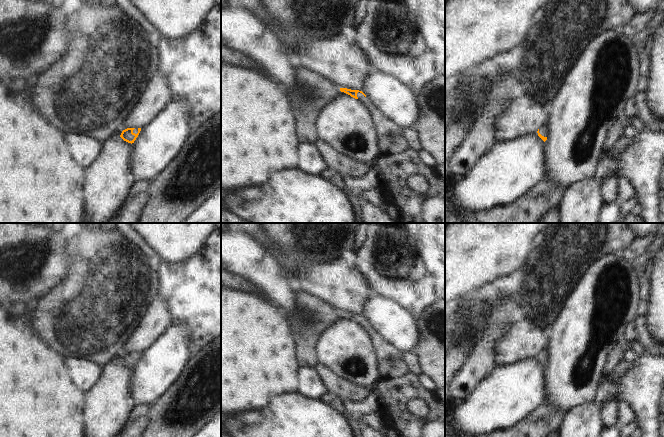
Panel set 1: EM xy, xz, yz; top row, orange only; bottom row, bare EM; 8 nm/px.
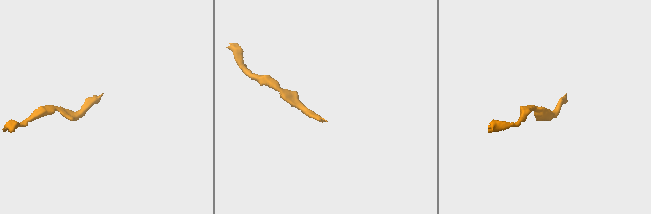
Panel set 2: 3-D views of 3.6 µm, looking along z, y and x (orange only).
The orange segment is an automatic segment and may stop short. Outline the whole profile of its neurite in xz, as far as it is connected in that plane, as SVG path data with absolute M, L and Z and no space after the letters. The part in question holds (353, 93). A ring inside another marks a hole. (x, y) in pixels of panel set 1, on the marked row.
M340 88L340 91L355 99L359 99L370 111L377 131L377 139L381 156L398 154L409 148L406 140L401 135L401 127L384 116L362 91L347 88Z

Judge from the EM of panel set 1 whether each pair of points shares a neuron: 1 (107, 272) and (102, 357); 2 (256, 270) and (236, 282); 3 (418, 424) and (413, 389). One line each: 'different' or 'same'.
1: same
2: different
3: same

